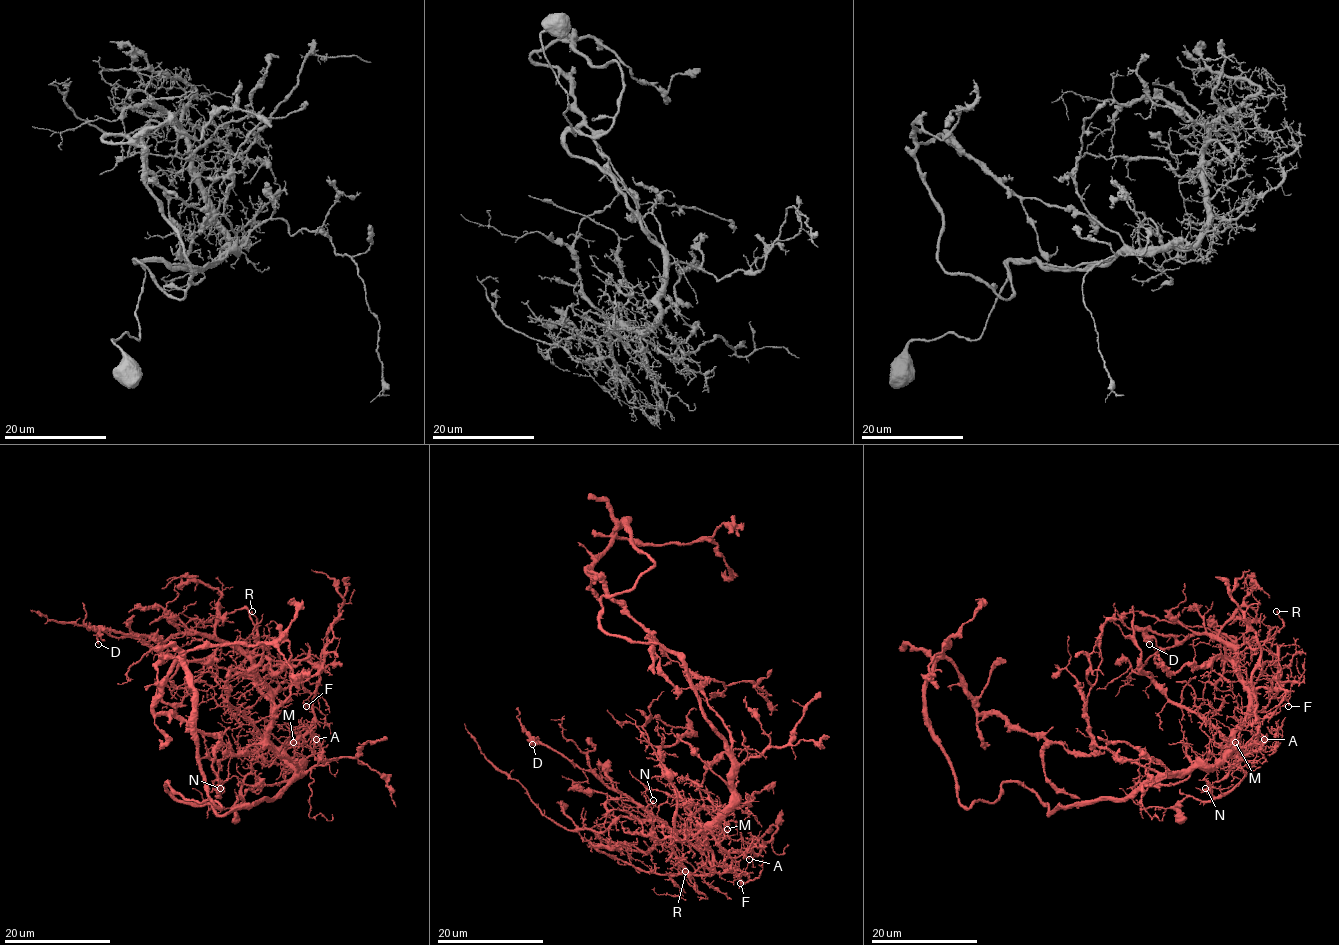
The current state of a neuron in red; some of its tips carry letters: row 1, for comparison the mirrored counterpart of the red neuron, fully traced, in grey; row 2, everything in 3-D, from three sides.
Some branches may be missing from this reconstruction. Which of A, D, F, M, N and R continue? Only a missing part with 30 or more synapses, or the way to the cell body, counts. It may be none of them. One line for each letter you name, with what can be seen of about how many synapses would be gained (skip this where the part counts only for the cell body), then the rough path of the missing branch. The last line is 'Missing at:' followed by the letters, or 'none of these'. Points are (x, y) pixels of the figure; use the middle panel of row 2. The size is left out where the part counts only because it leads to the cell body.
A: 35 synapses; course (749, 859), (763, 855), (764, 845)
Missing at: A

